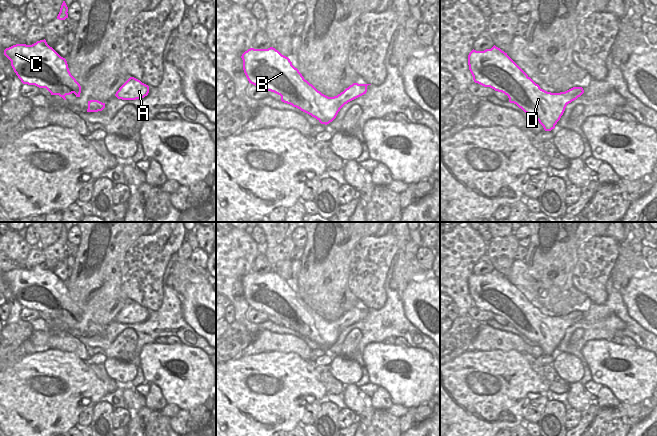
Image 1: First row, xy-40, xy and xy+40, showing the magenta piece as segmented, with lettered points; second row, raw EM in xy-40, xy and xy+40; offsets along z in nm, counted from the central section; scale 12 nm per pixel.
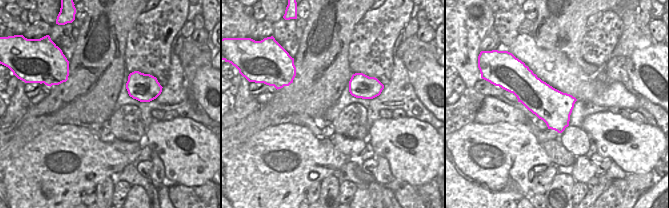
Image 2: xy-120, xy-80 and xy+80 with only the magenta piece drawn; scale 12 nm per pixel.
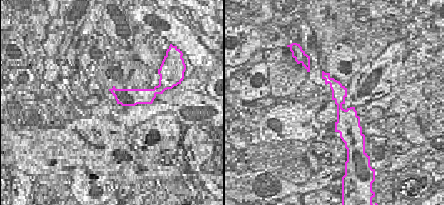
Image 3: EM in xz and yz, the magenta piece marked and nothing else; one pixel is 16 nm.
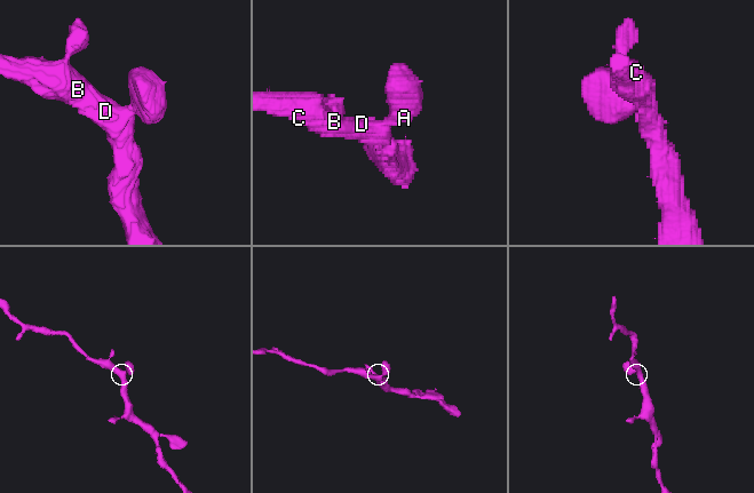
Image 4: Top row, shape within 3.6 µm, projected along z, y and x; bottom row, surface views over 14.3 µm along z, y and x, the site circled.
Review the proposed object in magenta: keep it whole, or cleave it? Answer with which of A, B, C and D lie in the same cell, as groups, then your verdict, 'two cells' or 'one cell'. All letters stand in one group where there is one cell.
groups A B C D; one cell

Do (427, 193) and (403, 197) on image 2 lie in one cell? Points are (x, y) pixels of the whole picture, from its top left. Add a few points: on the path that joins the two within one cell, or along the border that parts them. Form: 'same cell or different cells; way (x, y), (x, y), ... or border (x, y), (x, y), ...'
same cell; way (421, 197), (409, 197)

